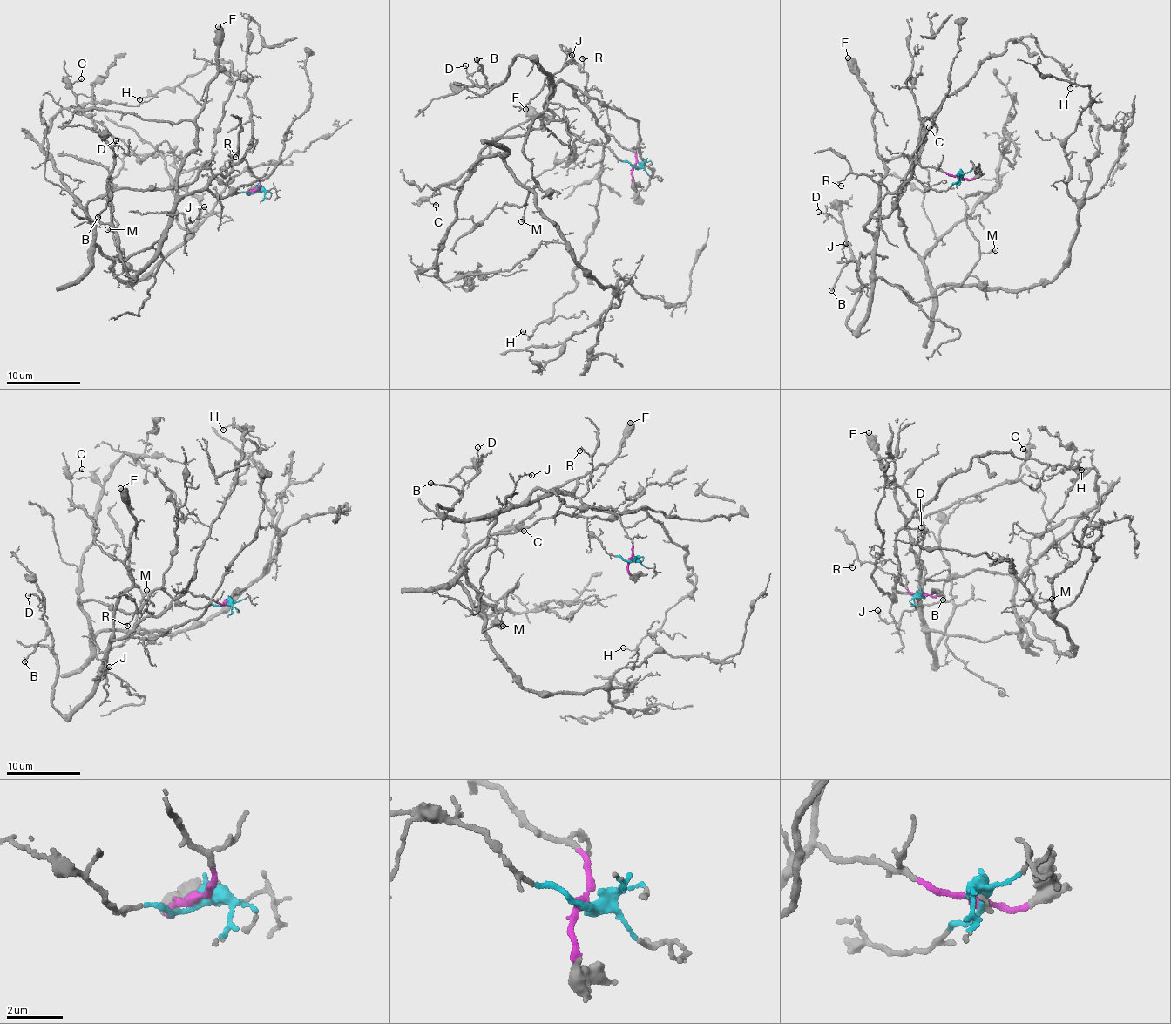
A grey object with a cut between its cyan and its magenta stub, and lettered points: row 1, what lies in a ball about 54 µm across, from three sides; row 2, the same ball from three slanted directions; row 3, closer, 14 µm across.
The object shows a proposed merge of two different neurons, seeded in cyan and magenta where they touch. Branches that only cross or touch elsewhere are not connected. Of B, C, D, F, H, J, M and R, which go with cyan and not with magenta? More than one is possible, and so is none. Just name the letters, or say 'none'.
none

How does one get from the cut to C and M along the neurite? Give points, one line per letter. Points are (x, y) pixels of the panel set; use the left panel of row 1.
C: (255, 191), (245, 160), (178, 194), (194, 125), (83, 108), (71, 91), (81, 78)
M: (255, 191), (260, 184), (245, 160), (177, 204), (155, 243), (122, 261), (111, 258), (121, 250), (107, 228)

